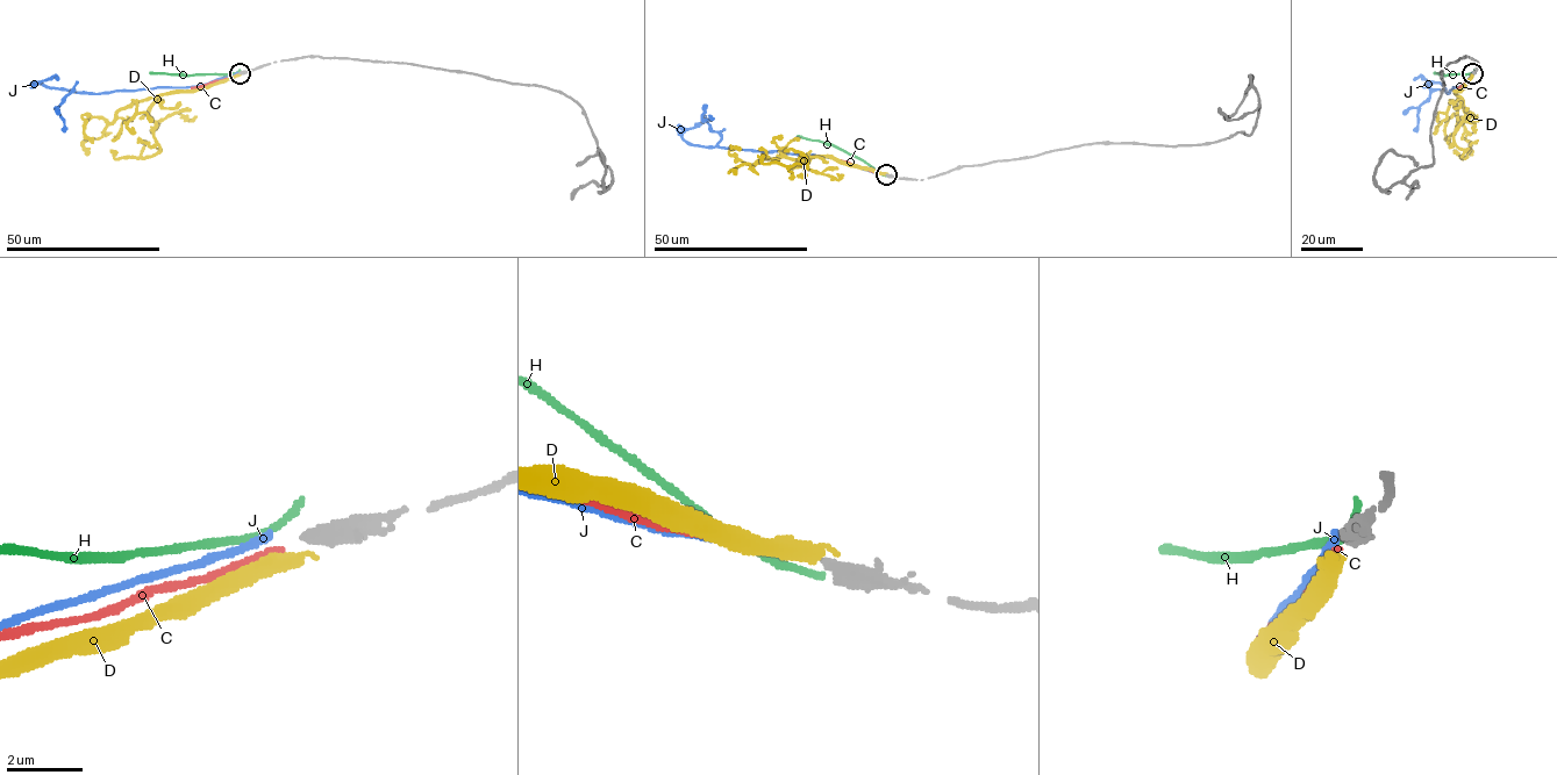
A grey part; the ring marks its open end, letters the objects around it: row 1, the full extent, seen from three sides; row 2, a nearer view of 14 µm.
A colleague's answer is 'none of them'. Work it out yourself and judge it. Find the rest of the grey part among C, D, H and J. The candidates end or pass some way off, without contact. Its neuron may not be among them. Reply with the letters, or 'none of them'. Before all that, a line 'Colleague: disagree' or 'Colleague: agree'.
Colleague: disagree
C

